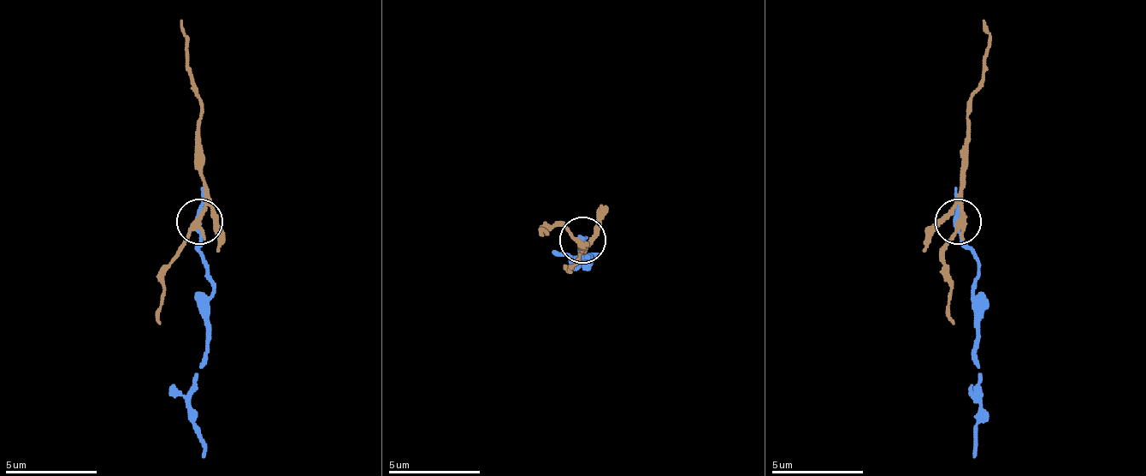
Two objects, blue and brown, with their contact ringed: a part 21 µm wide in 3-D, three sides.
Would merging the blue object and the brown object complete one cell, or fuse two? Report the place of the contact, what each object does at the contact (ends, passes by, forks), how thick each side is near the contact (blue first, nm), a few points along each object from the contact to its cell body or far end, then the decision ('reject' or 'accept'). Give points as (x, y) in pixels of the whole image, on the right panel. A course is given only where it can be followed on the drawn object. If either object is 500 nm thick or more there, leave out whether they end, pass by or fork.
at (958, 221); blue passes by; brown passes by; 240 nm thick on the blue side, 280 nm on the other; blue runs (959, 223), (959, 240), (977, 264), (977, 396), (972, 456); brown runs (959, 223), (968, 98), (982, 80), (982, 20); reject

